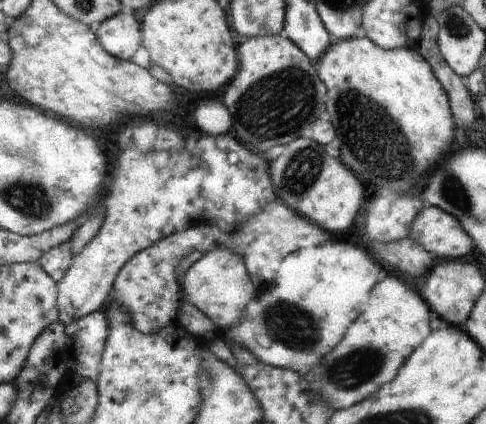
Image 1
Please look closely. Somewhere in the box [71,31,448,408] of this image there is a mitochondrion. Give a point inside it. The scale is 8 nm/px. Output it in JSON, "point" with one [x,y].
{"point":[389,159]}

